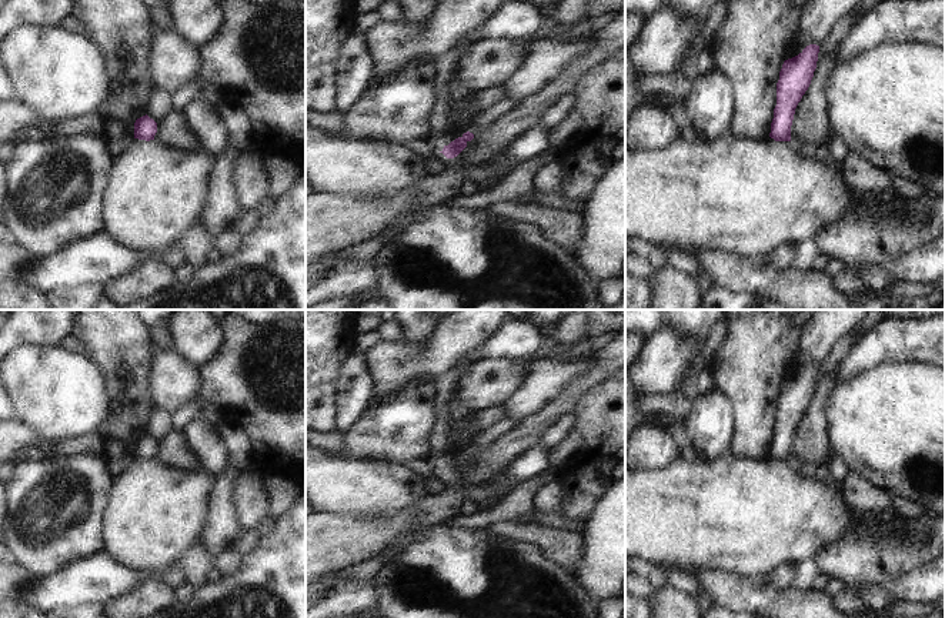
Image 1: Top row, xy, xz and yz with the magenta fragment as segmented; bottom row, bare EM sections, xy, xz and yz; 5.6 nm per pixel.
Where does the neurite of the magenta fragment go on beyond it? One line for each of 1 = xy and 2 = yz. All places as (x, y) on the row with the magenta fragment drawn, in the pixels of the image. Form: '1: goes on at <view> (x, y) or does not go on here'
1: does not go on here
2: does not go on here

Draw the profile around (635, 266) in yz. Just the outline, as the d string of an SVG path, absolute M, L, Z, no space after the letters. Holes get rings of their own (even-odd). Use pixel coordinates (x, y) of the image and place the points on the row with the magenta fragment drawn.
M627 253L625 273L651 284L655 275L655 268L647 258L641 258L632 253Z

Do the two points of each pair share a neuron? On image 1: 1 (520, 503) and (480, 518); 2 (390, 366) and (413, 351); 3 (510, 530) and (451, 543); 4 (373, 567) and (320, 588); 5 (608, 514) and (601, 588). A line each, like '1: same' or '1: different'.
1: same
2: same
3: different
4: same
5: same

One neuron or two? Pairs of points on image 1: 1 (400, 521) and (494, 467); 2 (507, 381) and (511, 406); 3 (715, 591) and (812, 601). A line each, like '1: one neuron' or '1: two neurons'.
1: one neuron
2: two neurons
3: one neuron

